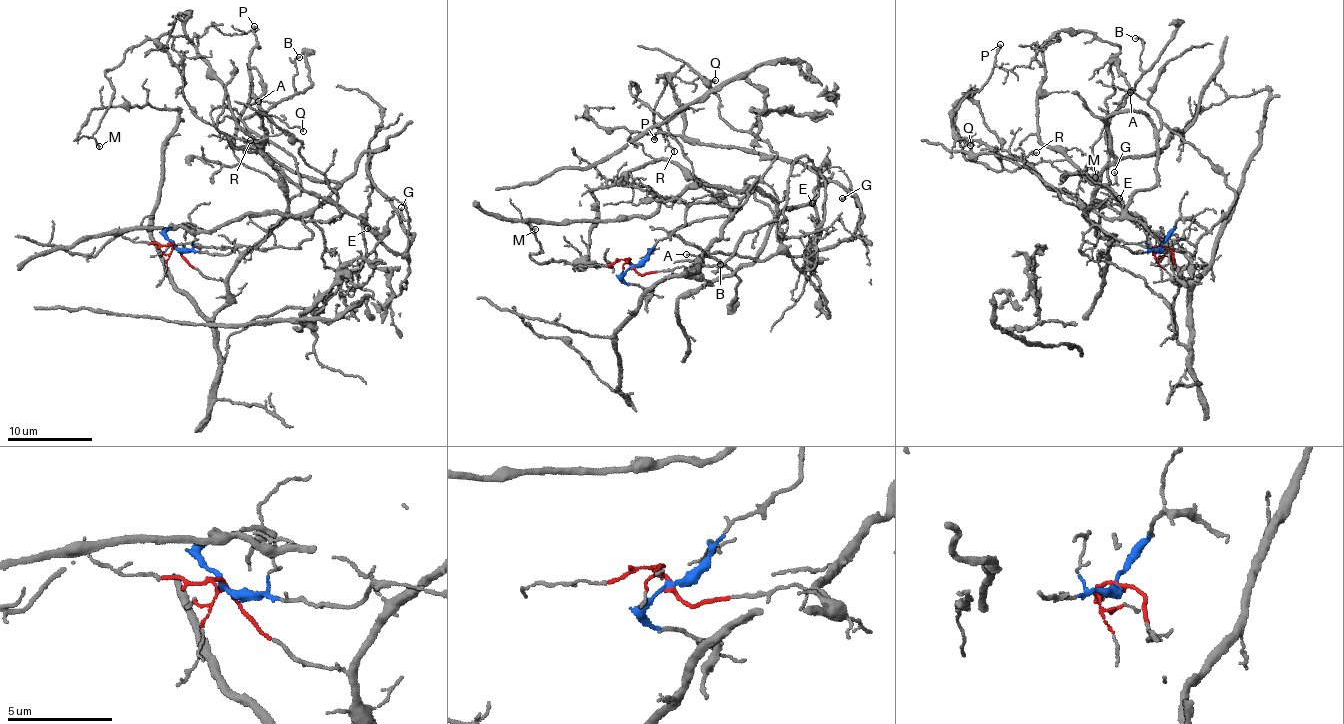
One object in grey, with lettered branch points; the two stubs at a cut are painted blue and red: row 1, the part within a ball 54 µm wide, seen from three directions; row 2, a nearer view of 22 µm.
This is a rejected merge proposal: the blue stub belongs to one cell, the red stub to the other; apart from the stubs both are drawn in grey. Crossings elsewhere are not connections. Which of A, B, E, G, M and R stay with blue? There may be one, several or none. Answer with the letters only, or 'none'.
E, G, R

